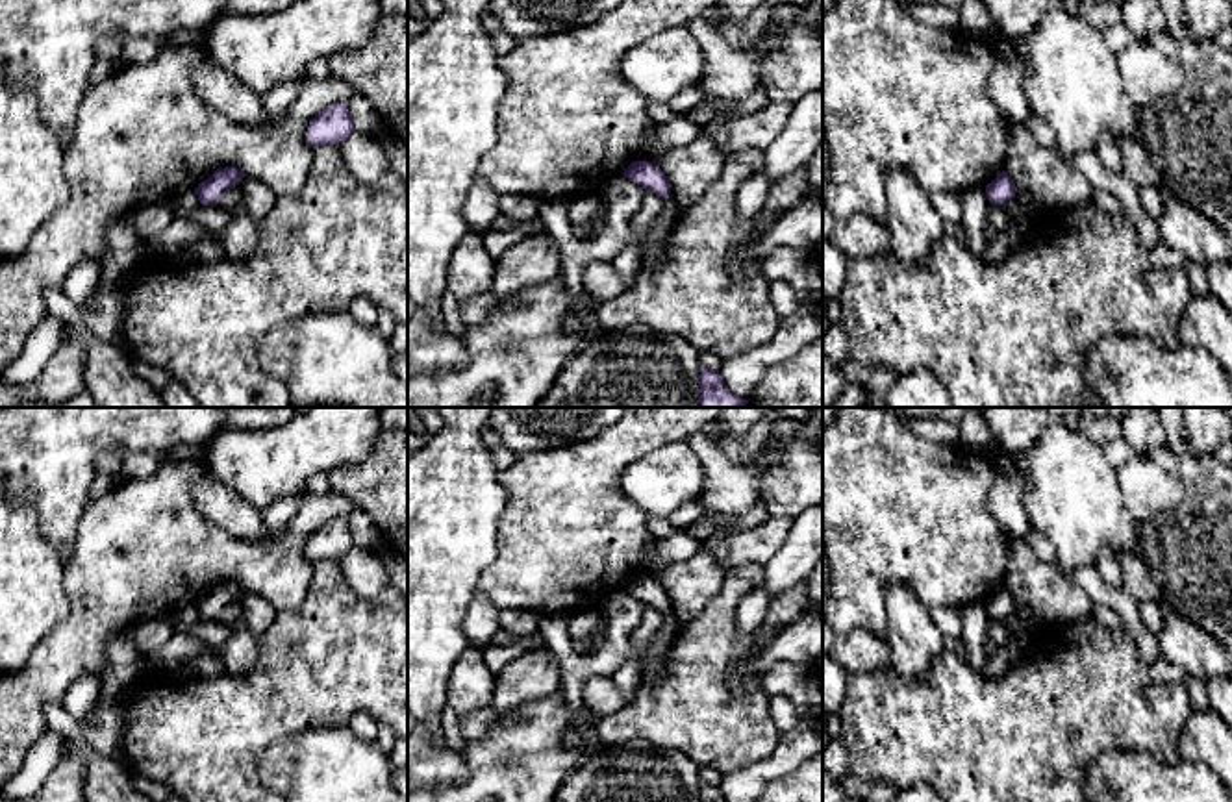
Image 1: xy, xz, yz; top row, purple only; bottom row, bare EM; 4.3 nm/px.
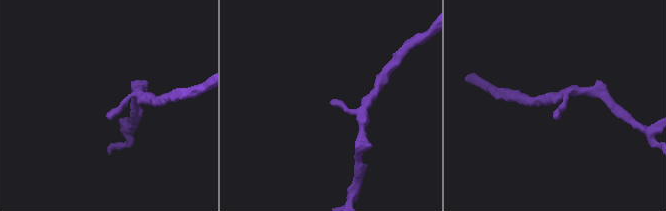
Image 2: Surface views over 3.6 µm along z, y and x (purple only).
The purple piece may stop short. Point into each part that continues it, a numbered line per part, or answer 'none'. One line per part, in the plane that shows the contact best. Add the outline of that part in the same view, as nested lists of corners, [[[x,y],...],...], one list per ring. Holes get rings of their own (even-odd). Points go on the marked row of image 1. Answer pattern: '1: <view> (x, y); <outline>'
none

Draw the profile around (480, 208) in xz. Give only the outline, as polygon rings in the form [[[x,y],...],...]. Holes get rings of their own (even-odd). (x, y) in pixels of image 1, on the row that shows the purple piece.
[[[476,176],[459,213],[469,224],[469,232],[482,233],[493,228],[498,217],[498,206],[500,194],[484,178]]]

